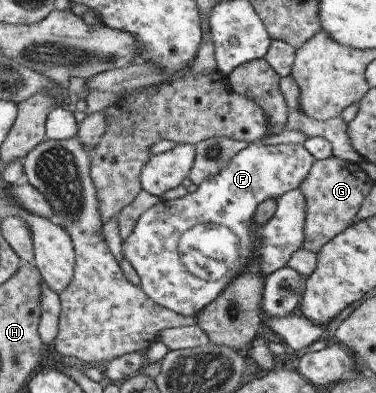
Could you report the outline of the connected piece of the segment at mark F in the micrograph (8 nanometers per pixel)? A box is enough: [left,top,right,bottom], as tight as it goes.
[120,143,313,316]

